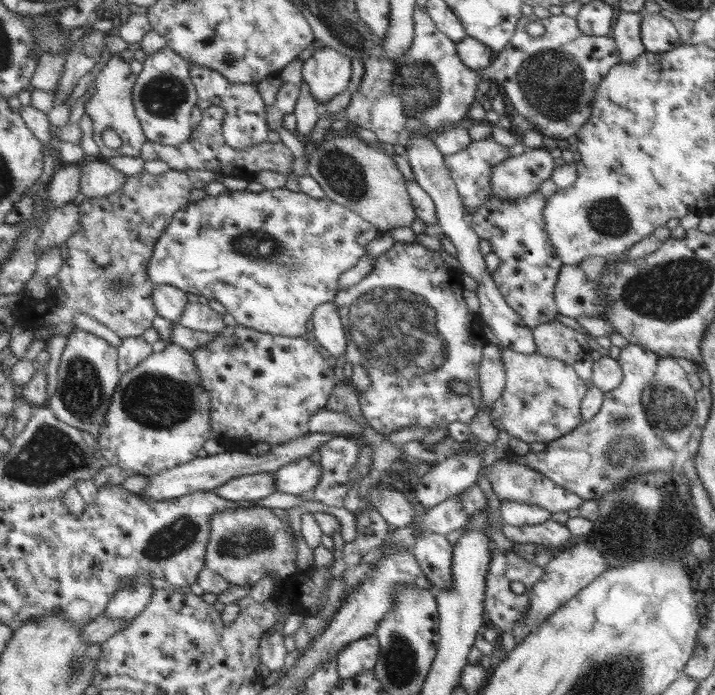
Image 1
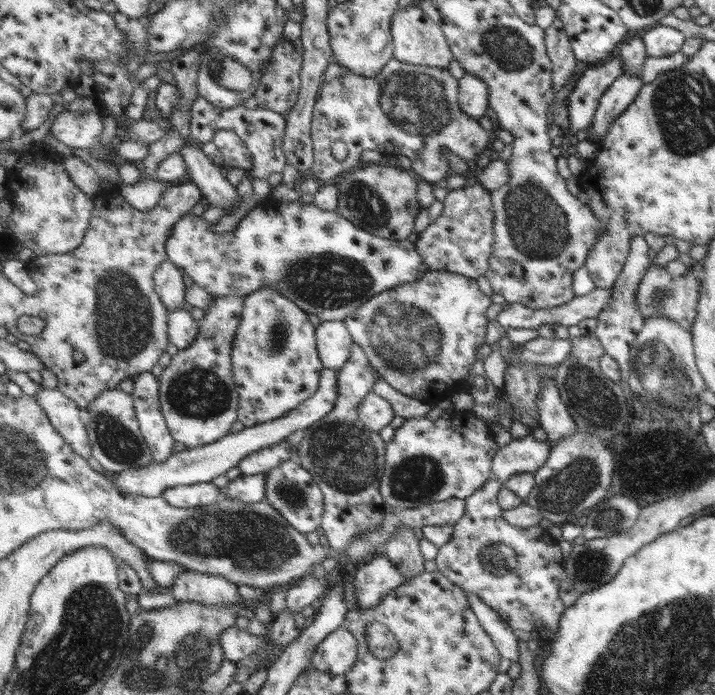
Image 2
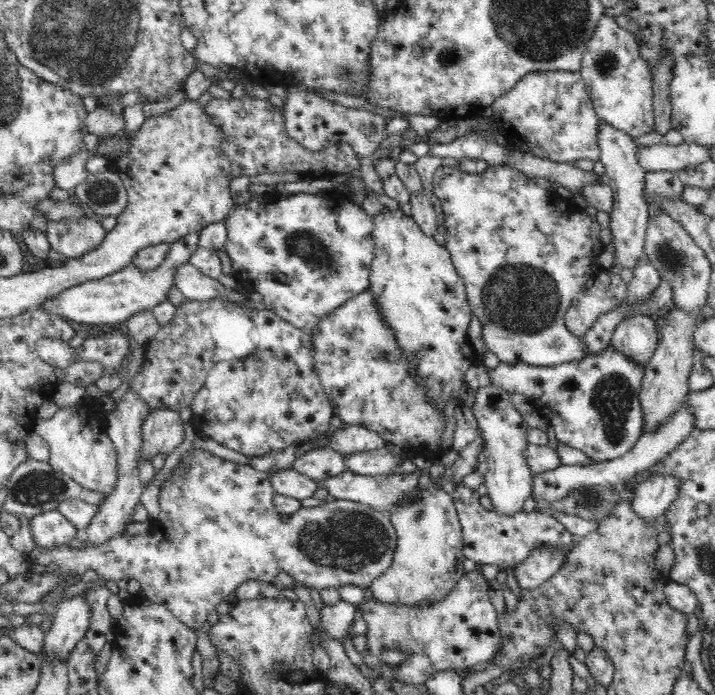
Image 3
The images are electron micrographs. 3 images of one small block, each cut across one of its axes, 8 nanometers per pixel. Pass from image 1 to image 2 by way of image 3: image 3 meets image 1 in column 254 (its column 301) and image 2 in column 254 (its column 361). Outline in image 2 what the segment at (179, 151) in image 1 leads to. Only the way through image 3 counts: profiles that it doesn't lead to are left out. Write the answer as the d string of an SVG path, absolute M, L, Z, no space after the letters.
M219 130L215 134L213 144L223 154L225 168L237 168L237 170L253 170L257 166L253 152L249 150L247 142L235 134L233 130Z

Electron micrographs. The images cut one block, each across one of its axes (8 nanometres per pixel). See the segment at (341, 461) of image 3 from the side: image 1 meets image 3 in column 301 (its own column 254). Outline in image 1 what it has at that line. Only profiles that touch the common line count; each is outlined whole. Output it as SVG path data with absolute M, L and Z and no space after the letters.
M311 434L309 438L299 438L295 442L289 442L287 446L275 446L267 456L249 456L245 450L227 450L223 454L215 454L215 456L207 456L207 458L195 458L193 462L185 464L185 466L177 466L173 470L165 470L165 474L157 474L153 478L153 486L149 486L149 490L143 494L145 498L153 498L153 500L177 500L177 498L185 498L187 494L193 492L215 492L221 486L225 486L231 480L249 476L249 474L263 474L263 472L273 472L277 474L283 466L301 460L301 458L309 458L315 450L319 450L319 446L323 446L325 442L333 440L337 434Z

